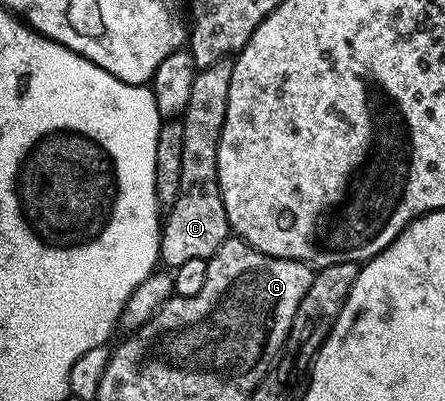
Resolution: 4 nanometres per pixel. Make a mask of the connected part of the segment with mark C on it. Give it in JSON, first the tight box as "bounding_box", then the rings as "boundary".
{"bounding_box":[161,59,233,270],"boundary":[[[226,59],[211,63],[205,69],[197,69],[195,81],[191,83],[191,99],[187,99],[187,107],[180,118],[183,127],[183,171],[179,171],[179,195],[175,203],[168,206],[161,223],[161,256],[162,266],[170,270],[179,268],[190,259],[208,261],[219,251],[219,247],[231,236],[227,211],[223,207],[223,199],[219,191],[219,175],[217,174],[217,141],[223,131],[223,123],[227,119],[227,91],[231,91],[231,71],[233,61]]]}

